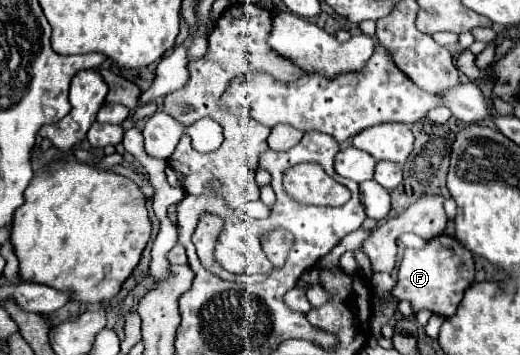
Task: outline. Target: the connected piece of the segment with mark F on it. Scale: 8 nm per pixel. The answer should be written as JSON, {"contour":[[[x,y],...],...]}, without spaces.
{"contour":[[[440,236],[440,238],[430,240],[428,246],[422,250],[408,248],[404,252],[392,294],[398,300],[408,300],[414,314],[426,308],[434,314],[450,318],[456,314],[456,308],[458,308],[464,292],[472,286],[472,282],[474,282],[472,254],[468,250],[460,248],[460,244],[454,238]]]}

